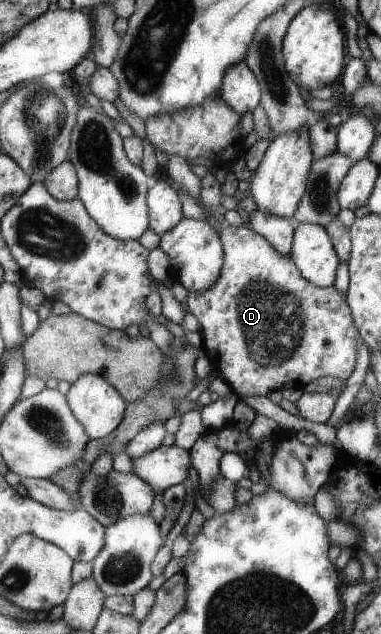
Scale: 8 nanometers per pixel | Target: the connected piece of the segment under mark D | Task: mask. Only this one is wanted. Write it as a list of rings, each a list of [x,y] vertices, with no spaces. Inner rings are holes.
[[[242,224],[239,226],[226,225],[219,233],[219,240],[222,242],[223,258],[222,268],[219,271],[218,279],[215,284],[203,292],[186,292],[185,302],[183,306],[188,315],[196,318],[199,324],[201,336],[201,347],[206,351],[206,357],[210,363],[217,368],[218,376],[224,380],[228,388],[239,399],[247,398],[247,396],[266,396],[271,391],[282,391],[286,388],[302,388],[313,378],[321,378],[321,376],[336,377],[345,381],[351,370],[353,370],[353,360],[355,360],[355,340],[359,338],[359,332],[355,330],[357,326],[353,326],[354,317],[351,316],[350,306],[345,304],[343,296],[335,290],[335,286],[316,287],[307,281],[299,272],[294,261],[291,260],[290,254],[281,256],[270,242],[256,233],[249,227],[244,227]]]

